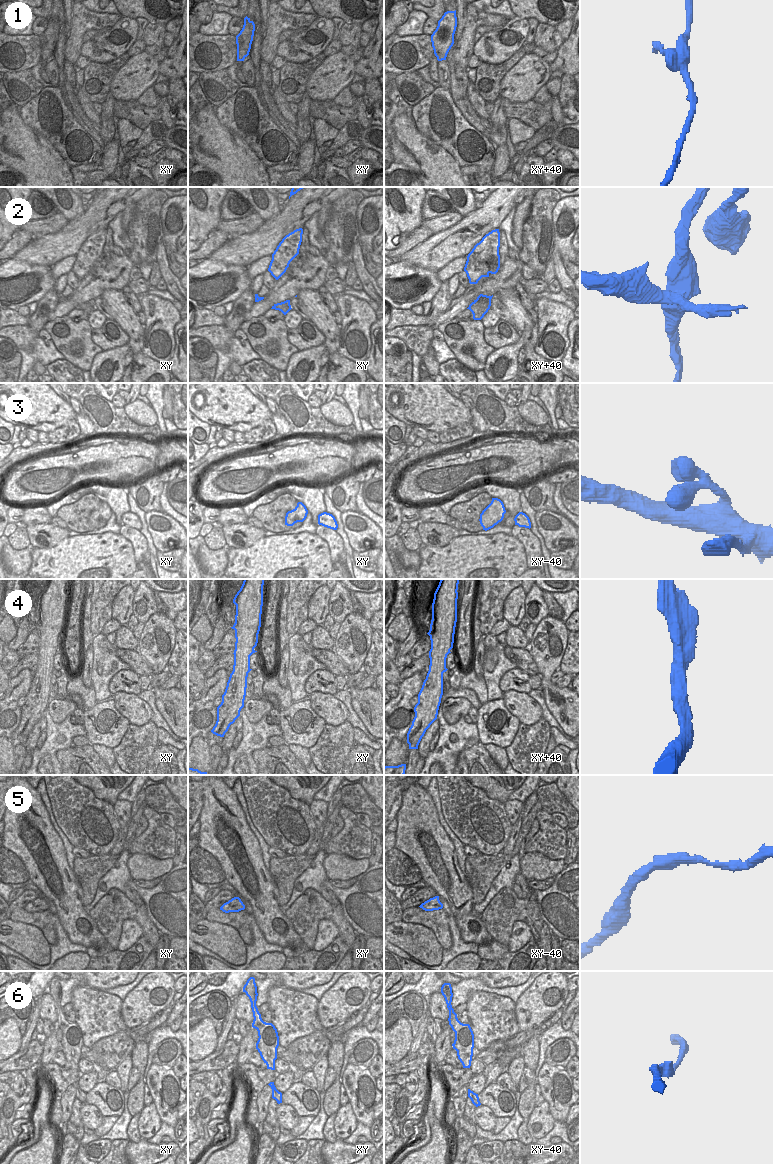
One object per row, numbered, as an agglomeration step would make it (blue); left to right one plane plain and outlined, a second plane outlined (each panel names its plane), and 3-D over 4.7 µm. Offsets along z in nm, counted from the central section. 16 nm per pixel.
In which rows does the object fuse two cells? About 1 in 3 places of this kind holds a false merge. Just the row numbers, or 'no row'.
1, 2, 4, 5

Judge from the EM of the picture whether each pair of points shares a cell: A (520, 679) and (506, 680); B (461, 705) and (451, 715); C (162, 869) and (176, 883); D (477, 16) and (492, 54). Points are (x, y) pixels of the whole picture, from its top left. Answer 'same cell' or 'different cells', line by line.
A: same cell
B: same cell
C: different cells
D: different cells

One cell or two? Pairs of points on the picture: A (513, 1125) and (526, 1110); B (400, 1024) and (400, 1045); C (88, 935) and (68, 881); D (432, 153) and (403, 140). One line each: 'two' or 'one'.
A: two
B: one
C: one
D: one

